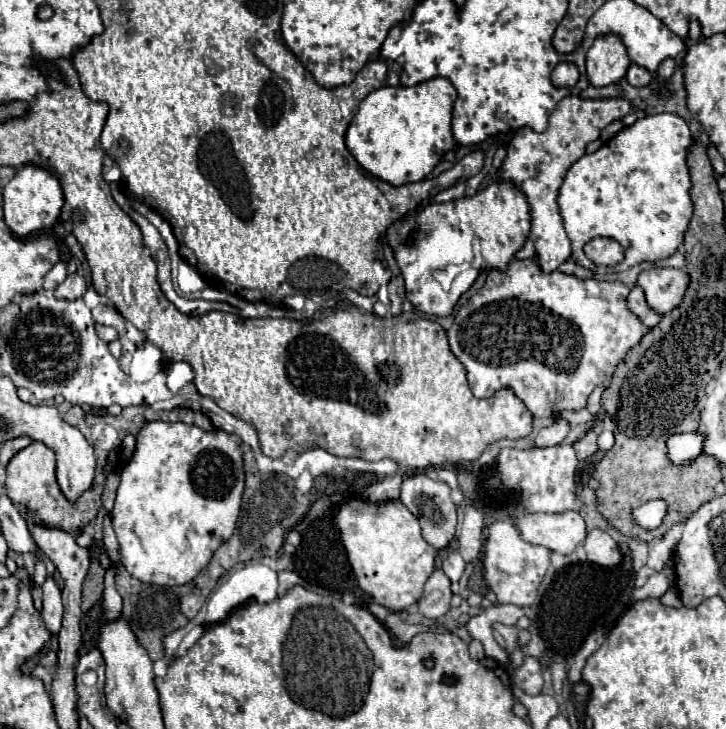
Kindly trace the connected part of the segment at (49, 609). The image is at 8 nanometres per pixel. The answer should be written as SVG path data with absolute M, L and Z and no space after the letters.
M51 576L45 578L41 590L43 590L43 610L41 610L43 622L51 634L57 634L61 630L61 620L63 620L61 590Z

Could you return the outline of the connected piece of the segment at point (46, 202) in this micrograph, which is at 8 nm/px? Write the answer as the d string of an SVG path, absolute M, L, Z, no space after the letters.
M35 164L21 166L3 188L3 214L5 214L3 220L17 236L29 236L57 224L61 206L63 192L59 188L59 180L51 172Z

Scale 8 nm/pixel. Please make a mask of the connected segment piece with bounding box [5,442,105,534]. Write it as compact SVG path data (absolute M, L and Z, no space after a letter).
M31 442L27 448L19 450L7 464L7 496L23 506L27 510L27 520L45 524L51 528L63 528L71 532L81 532L83 526L87 526L101 506L101 492L103 492L105 480L103 480L103 460L99 462L99 470L95 472L93 486L81 496L79 504L71 504L65 500L65 496L59 492L59 486L55 484L55 454L51 448L47 448L43 442Z

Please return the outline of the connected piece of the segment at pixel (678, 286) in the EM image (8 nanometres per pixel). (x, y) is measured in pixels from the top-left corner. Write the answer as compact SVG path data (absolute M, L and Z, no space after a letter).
M653 268L643 270L637 284L643 288L647 304L655 312L667 314L681 304L689 286L689 276L677 268Z

